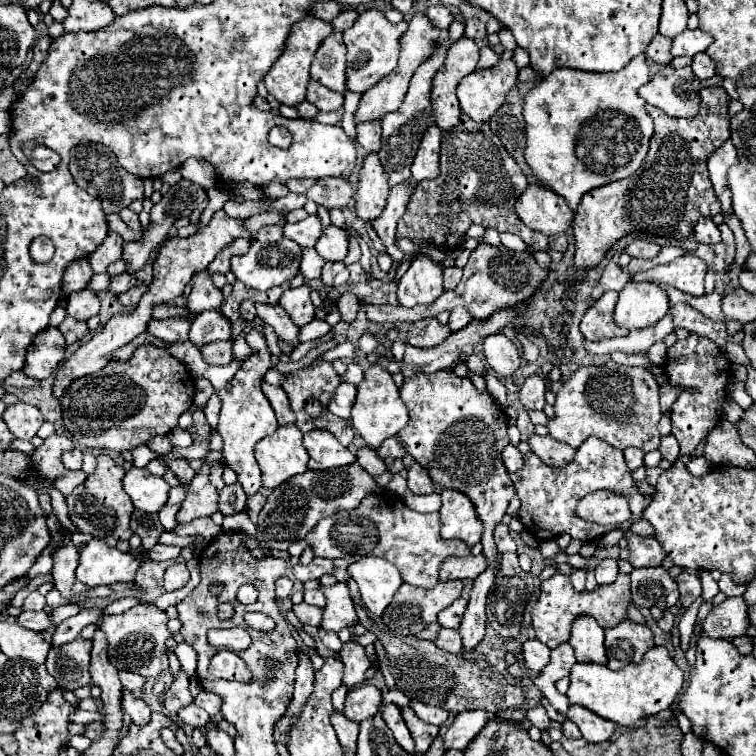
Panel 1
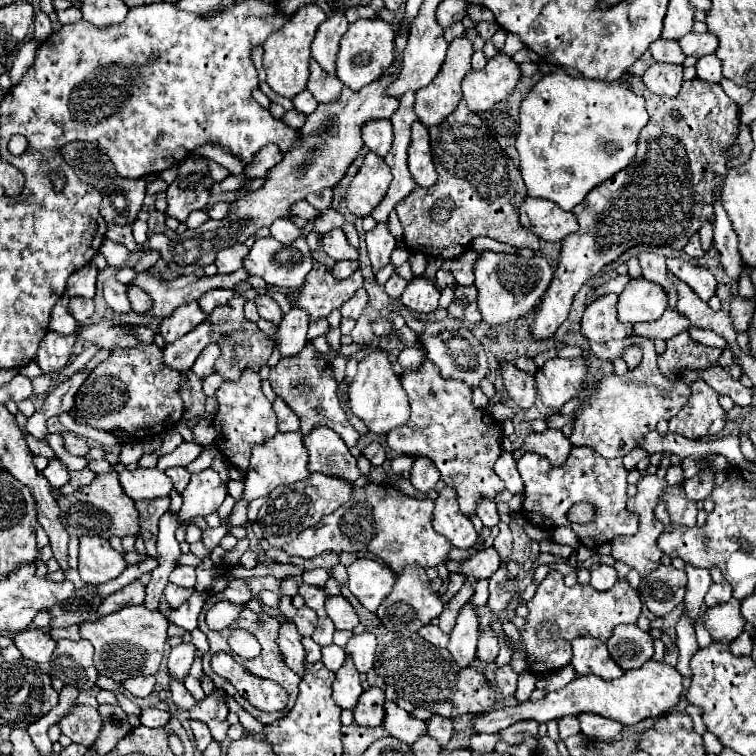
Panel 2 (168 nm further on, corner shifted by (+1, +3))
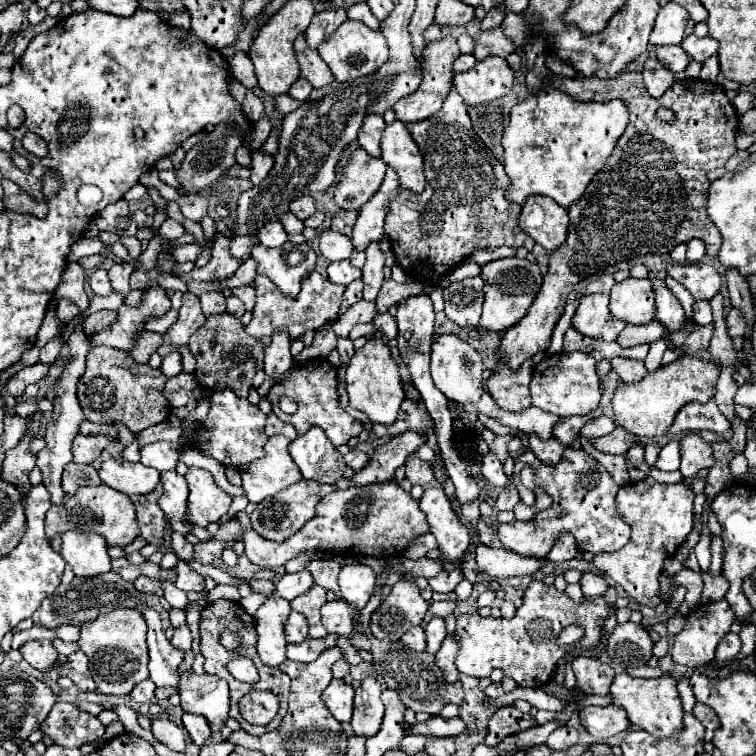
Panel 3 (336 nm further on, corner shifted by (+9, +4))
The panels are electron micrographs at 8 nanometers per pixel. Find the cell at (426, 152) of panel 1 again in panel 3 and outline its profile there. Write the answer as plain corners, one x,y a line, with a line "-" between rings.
395,121
393,125
385,127
381,149
381,159
397,171
401,187
413,193
421,193
425,189
423,155
401,121

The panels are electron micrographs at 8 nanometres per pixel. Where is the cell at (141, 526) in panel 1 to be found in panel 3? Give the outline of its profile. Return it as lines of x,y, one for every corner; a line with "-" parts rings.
157,485
157,489
153,493
147,493
145,497
131,497
133,505
137,507
137,523
141,529
141,537
155,547
163,543
163,529
165,529
163,511
157,503
161,493
163,489
161,485

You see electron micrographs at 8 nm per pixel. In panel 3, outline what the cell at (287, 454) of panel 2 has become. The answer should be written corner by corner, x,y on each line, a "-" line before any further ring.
273,435
265,443
265,457
245,465
245,471
239,469
243,489
251,503
259,503
303,479
287,447
289,439
285,435

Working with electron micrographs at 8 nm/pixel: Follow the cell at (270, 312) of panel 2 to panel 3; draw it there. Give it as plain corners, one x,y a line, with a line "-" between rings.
245,285
245,287
237,287
233,289
233,295
237,295
243,303
245,303
245,309
251,311
253,305
255,305
255,289
251,285

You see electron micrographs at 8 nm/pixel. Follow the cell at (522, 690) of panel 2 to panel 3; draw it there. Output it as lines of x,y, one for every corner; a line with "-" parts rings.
507,705
495,711
495,715
489,719
489,733
485,737
485,743
489,745
497,745
505,735
517,733
517,731
525,731
531,725
535,725
533,717
527,717
525,713
521,713
515,705

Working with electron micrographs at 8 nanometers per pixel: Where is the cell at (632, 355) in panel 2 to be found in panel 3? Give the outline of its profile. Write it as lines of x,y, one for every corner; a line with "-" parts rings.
613,357
611,365
615,369
615,373
625,381
625,383
635,383
641,381
643,375
647,373
643,361
637,359
625,359
625,357

